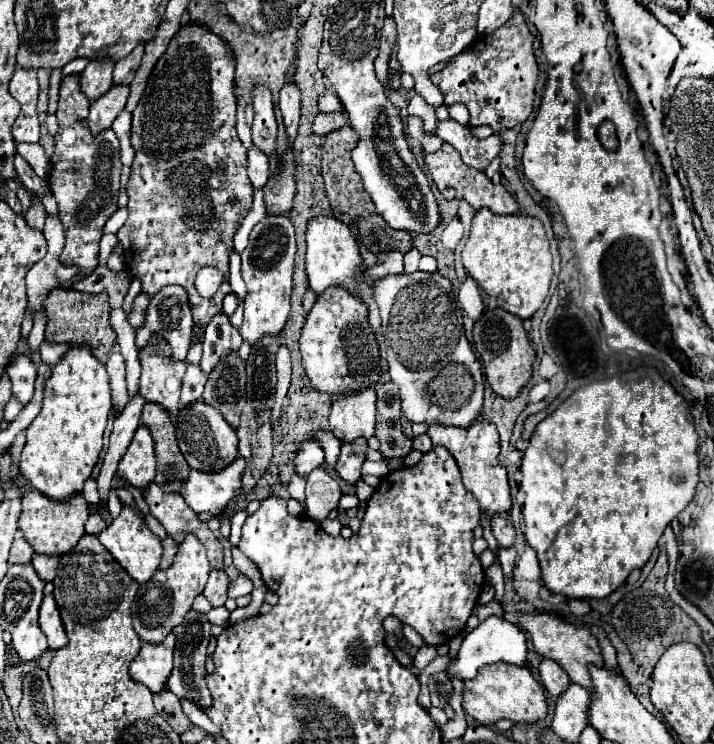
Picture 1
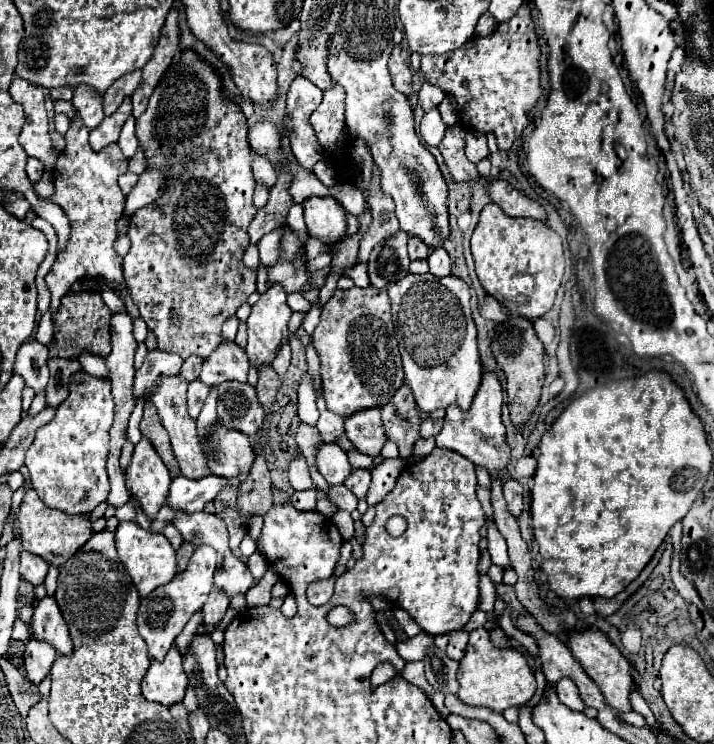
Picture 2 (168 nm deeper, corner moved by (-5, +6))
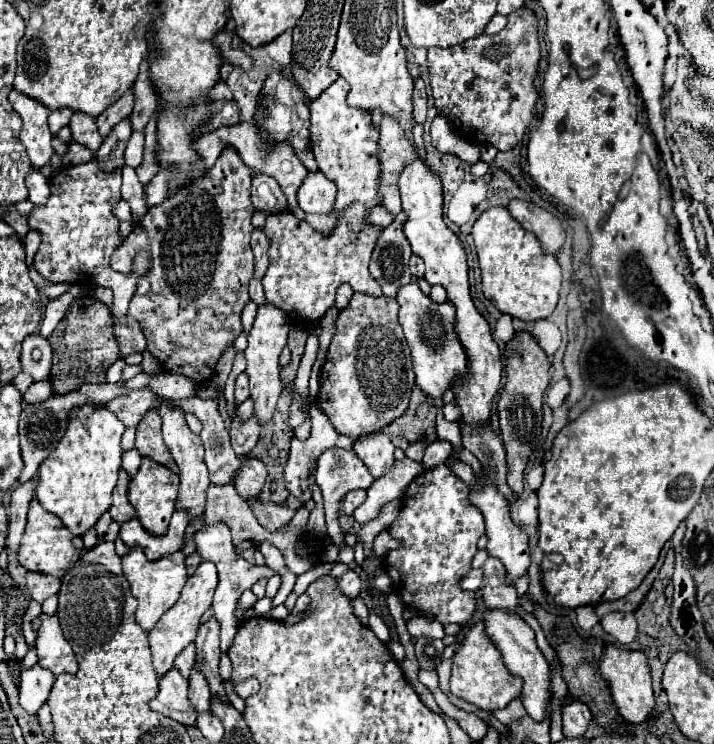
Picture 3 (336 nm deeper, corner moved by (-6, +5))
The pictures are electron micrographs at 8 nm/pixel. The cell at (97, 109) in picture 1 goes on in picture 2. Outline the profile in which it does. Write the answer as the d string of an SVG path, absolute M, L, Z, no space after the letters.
M131 98L123 100L123 106L119 106L119 110L115 110L115 114L105 116L103 122L89 132L89 144L93 150L101 150L107 144L117 142L121 126L125 124L125 120L131 116Z

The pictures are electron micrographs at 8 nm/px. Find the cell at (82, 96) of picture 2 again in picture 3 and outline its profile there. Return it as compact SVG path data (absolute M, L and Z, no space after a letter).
M74 113L68 127L72 129L72 139L76 143L88 147L90 151L98 151L100 149L102 137L98 133L98 127L96 127L96 119L94 117L88 117L84 113Z

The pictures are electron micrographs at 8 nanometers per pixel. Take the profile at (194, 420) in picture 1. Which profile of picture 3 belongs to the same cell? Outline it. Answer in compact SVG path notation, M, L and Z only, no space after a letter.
M242 459L242 467L234 479L234 487L238 495L246 501L256 499L262 491L262 485L266 481L266 467L258 459Z

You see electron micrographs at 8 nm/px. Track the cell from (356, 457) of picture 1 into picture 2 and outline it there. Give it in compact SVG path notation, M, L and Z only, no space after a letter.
M355 468L355 470L349 474L345 486L347 486L357 498L365 498L365 494L367 494L367 490L369 490L369 482L371 482L371 472L369 472L369 470L363 470L363 468Z

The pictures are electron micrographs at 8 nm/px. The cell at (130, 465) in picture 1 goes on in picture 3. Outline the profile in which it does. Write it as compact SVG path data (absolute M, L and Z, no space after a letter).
M142 459L140 471L130 481L128 499L136 509L136 515L146 531L152 531L152 535L164 535L164 531L168 531L168 519L172 517L174 511L176 493L178 493L178 475L166 467L160 467L158 463L152 463L152 459Z

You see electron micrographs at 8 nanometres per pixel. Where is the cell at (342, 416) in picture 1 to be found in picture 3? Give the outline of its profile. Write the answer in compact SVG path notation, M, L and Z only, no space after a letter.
M384 431L360 437L354 443L354 451L364 461L374 479L386 475L394 463L394 445Z

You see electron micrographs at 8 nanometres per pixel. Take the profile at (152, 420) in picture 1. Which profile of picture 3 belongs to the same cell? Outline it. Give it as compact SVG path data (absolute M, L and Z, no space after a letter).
M148 411L148 415L144 415L144 419L138 423L138 433L136 433L136 451L142 457L148 457L168 469L172 469L174 473L178 471L168 447L162 441L162 423L160 423L160 415L156 415L156 411Z

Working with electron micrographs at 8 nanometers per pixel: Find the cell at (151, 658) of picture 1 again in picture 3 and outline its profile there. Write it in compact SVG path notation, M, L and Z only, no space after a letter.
M170 669L160 679L158 695L150 701L152 711L158 711L182 725L196 725L196 711L188 699L188 681L180 675L178 669Z

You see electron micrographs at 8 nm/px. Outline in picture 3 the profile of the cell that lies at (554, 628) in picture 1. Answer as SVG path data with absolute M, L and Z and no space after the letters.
M608 645L604 649L602 661L600 661L600 671L604 679L610 681L612 689L612 699L618 707L618 713L622 715L624 721L628 723L644 723L646 719L652 717L656 709L656 701L652 695L652 679L650 679L650 665L648 657L644 651L628 651L622 647Z

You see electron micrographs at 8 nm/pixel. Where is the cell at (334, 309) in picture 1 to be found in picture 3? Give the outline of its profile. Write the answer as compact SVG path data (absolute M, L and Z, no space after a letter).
M354 293L350 305L338 315L336 335L320 371L318 407L340 435L356 441L360 435L382 431L392 419L404 415L414 383L410 349L398 323L396 299Z

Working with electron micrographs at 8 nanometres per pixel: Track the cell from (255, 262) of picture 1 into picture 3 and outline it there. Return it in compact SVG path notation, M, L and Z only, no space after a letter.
M260 305L256 321L252 325L252 331L248 335L248 347L246 347L246 375L250 379L250 397L254 399L254 417L258 419L260 425L270 423L276 401L282 393L282 383L280 383L280 363L278 357L282 349L286 347L288 331L290 331L290 317L280 311L274 305Z

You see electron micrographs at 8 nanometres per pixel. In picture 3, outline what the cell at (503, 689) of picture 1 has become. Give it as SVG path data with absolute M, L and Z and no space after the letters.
M484 623L470 625L464 633L464 639L460 641L460 649L452 657L450 691L484 711L496 711L504 709L512 699L516 699L520 689L522 689L522 679L508 673L502 661L502 653L488 637L484 637Z

